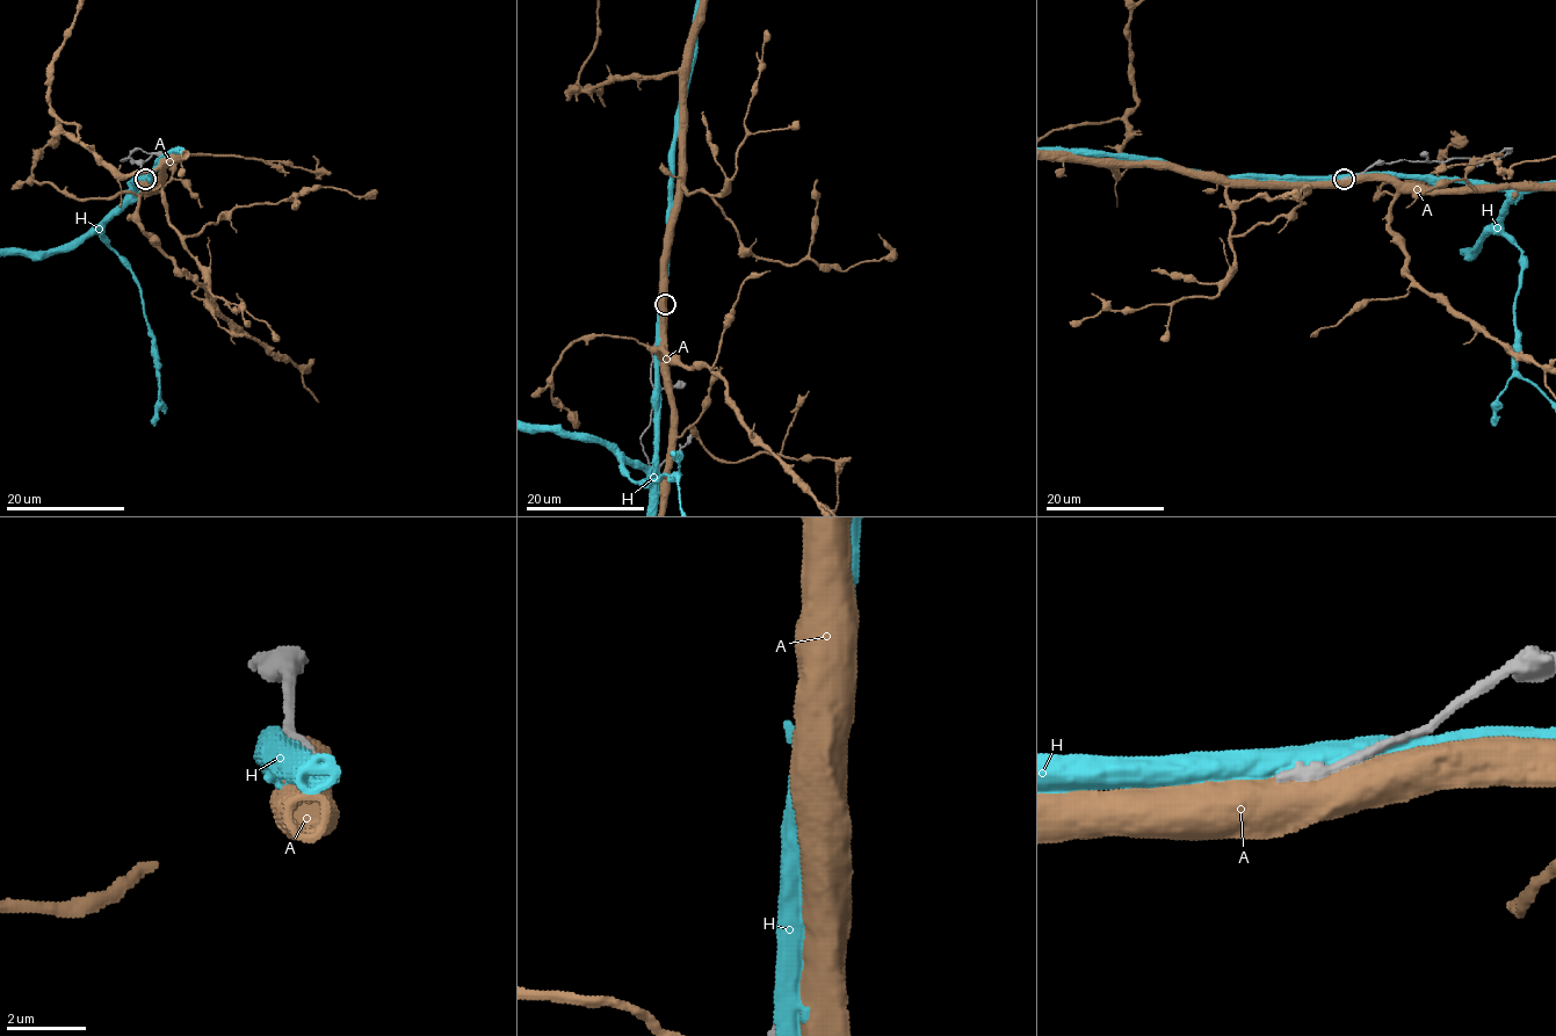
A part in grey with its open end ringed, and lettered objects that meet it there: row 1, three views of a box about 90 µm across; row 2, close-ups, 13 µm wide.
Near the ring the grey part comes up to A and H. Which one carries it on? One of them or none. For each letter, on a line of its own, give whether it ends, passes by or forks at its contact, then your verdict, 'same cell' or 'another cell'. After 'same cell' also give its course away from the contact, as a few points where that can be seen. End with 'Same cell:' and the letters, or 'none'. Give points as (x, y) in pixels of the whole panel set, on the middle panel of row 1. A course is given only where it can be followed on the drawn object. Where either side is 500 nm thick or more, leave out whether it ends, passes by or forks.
A: another cell
H: another cell
Same cell: none

